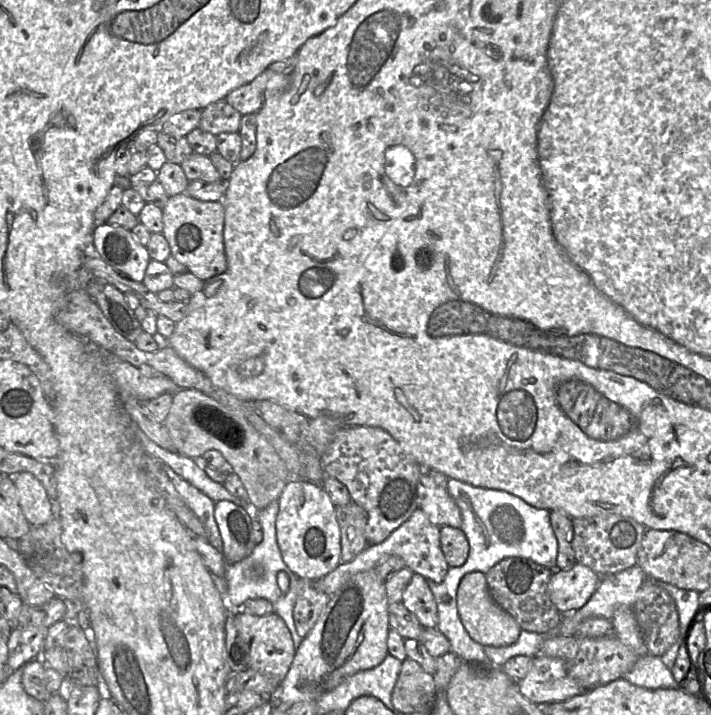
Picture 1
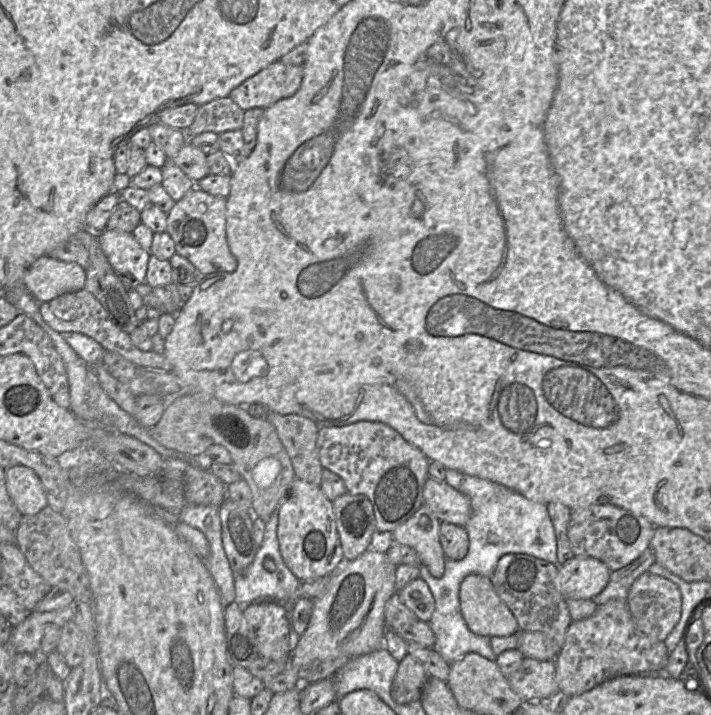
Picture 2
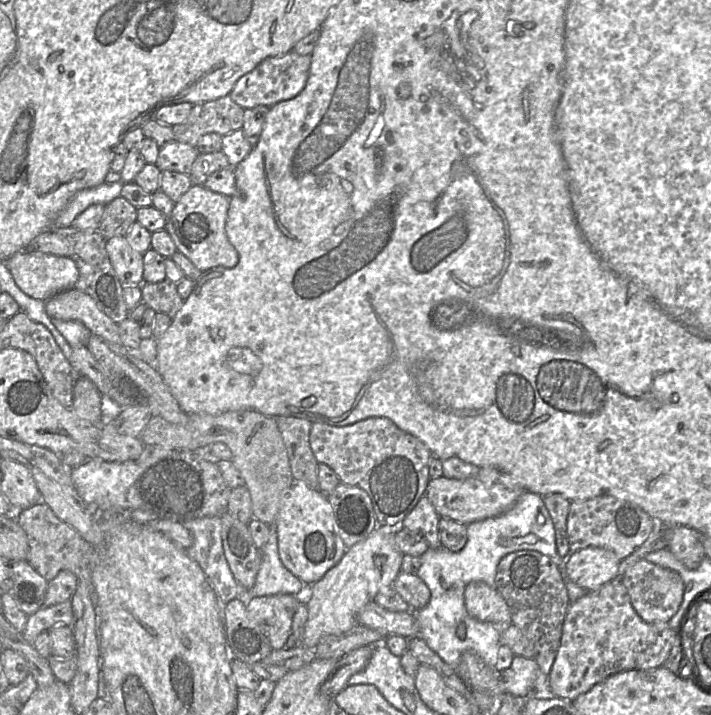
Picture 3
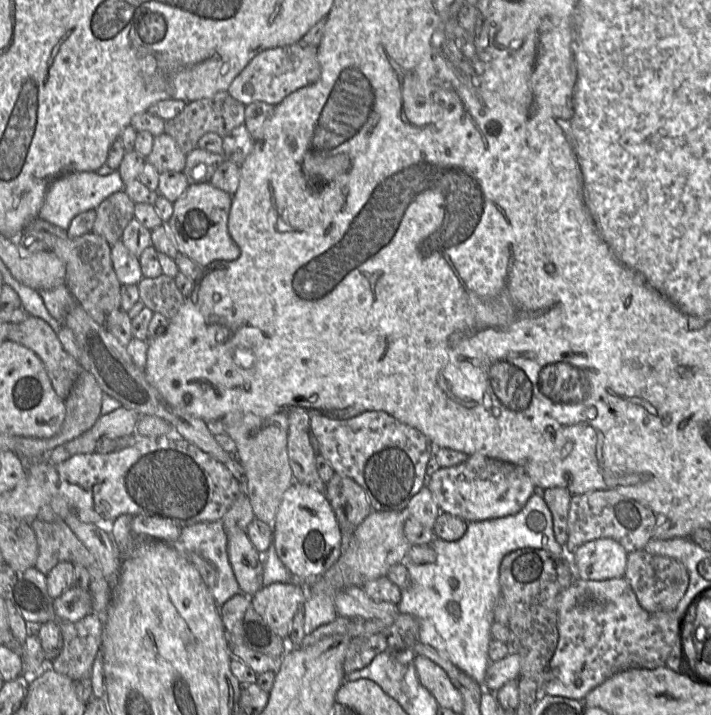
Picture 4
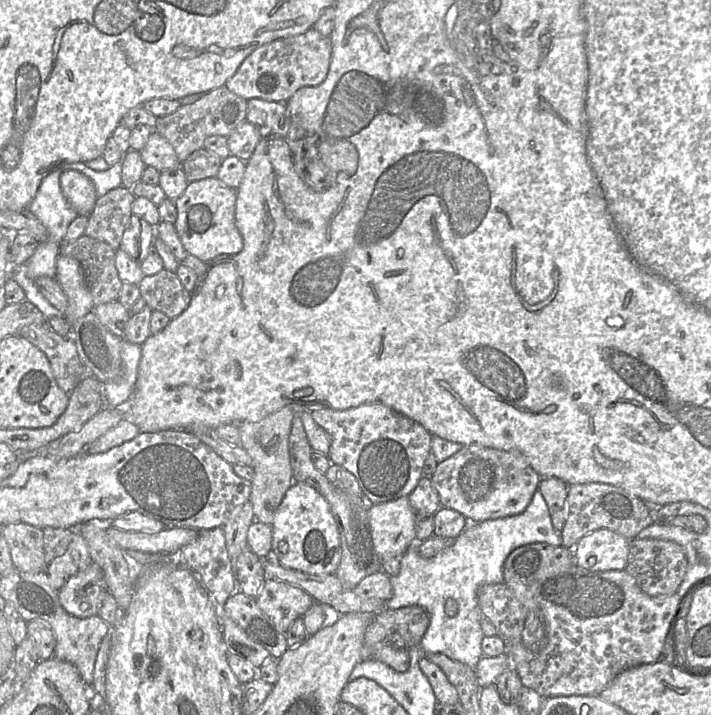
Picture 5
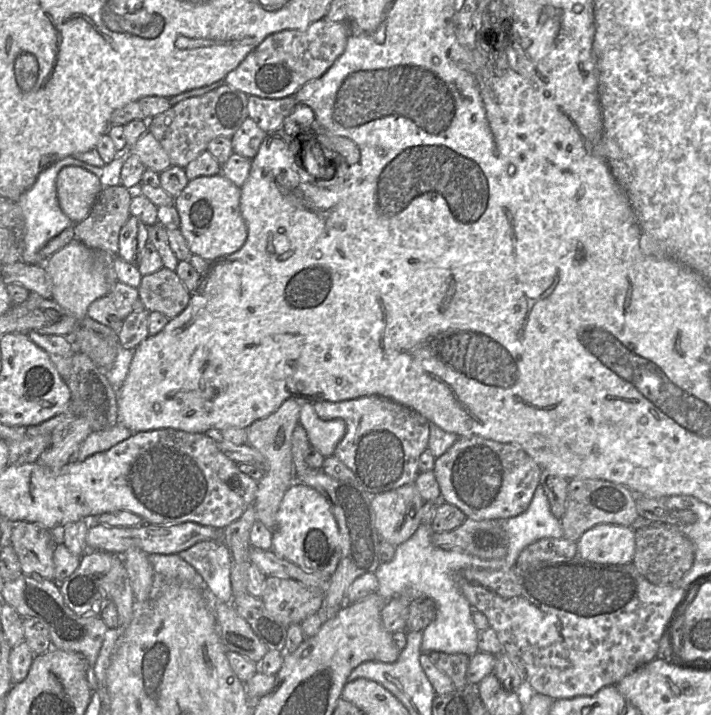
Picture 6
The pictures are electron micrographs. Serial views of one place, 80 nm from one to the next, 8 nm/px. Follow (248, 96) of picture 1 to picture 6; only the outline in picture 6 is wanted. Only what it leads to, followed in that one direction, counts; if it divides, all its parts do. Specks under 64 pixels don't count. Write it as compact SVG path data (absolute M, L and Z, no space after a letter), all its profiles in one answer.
M325 18L311 23L304 30L282 30L267 36L234 70L225 77L225 84L262 98L281 99L295 95L307 82L321 77L343 53L347 44L348 28L344 21L333 22Z

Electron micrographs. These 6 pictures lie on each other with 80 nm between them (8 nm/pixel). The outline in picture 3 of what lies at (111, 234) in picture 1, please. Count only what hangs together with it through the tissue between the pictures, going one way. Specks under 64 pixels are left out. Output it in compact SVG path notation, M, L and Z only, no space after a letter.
M123 236L106 240L106 251L123 287L141 286L144 281L143 254L134 250Z

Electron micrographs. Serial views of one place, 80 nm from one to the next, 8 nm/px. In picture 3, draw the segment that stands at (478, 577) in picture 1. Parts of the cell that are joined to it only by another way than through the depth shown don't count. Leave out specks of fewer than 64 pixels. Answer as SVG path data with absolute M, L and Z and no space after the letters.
M469 582L464 588L463 598L470 617L497 626L511 623L511 612L505 600L495 588L485 582Z

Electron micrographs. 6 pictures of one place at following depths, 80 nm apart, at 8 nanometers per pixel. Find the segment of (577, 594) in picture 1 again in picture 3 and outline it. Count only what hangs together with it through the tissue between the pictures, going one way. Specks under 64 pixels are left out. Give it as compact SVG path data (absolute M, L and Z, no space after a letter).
M591 546L567 556L564 573L577 586L590 591L616 578L619 563L614 552Z

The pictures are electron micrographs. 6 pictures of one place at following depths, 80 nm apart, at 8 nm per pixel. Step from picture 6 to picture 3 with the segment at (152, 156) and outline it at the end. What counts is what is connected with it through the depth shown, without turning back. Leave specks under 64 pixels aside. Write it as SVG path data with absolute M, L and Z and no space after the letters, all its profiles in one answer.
M173 139L159 148L155 165L162 171L178 171L190 176L199 152L196 147Z

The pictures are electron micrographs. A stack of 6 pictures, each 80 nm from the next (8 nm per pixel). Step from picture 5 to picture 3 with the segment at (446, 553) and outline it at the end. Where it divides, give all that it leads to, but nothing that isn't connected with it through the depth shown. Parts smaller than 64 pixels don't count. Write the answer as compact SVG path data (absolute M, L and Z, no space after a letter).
M525 491L505 513L467 524L466 534L467 542L458 552L442 546L428 547L420 556L421 564L416 574L429 588L430 599L425 607L410 612L419 624L417 636L454 670L467 650L474 650L487 665L495 668L501 628L468 615L464 606L464 588L471 581L483 581L495 588L498 563L511 552L534 550L558 560L554 525L543 497Z

